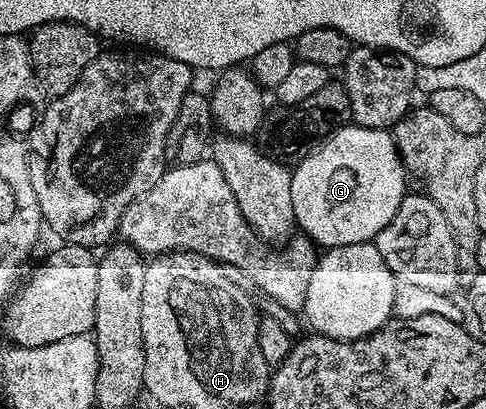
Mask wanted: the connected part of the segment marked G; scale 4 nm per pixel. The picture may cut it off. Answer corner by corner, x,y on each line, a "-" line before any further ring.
341,125
306,158
295,164
290,181
290,201
294,205
296,227
304,230
301,232
320,249
371,243
382,229
386,229
386,225
390,225
394,213
398,213
398,205
402,205
409,190
408,183
410,179
404,162
400,160
396,142
387,130

